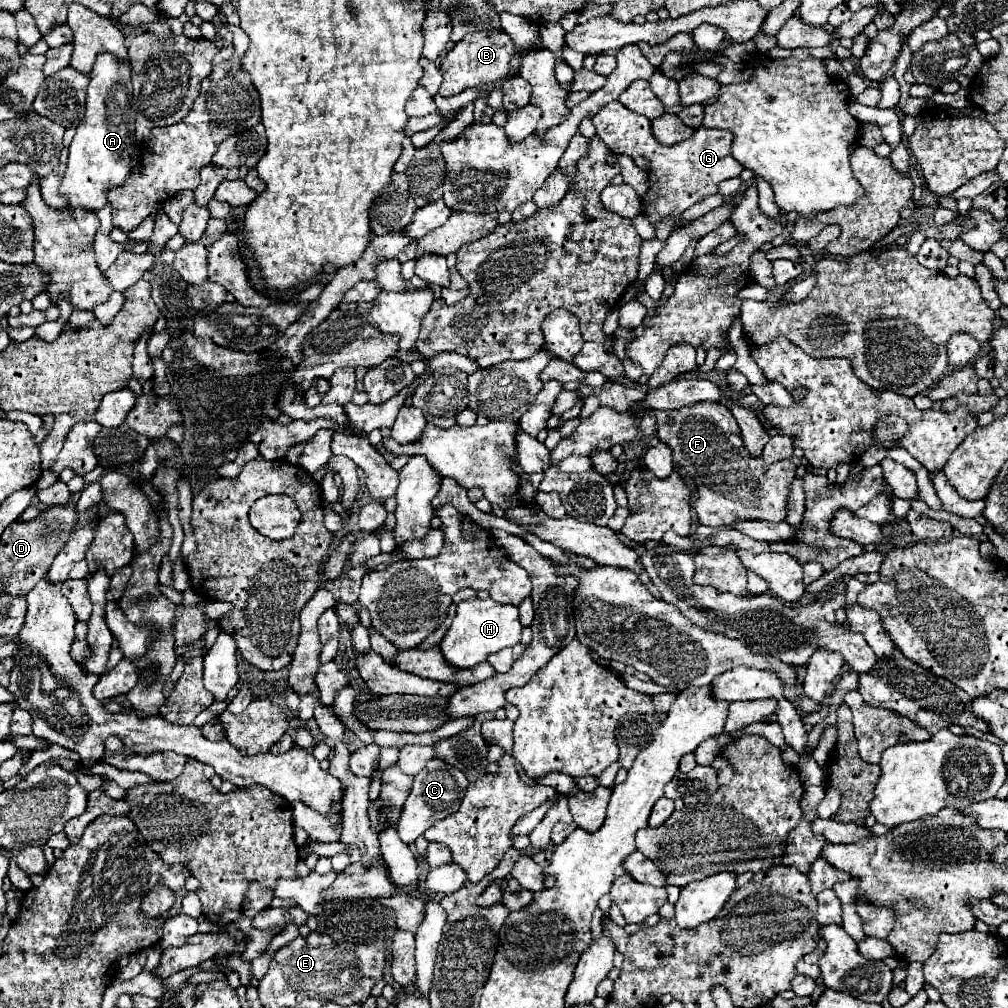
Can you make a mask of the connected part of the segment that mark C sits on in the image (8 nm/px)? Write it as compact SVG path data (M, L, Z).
M430 759L426 767L414 777L412 791L404 803L404 811L398 823L398 833L404 843L414 843L416 837L420 837L436 819L444 819L458 811L464 791L468 787L468 779L462 771L456 771L456 767L448 767L442 759Z

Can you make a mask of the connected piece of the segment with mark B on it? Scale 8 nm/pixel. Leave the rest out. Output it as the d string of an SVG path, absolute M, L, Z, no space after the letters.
M488 29L488 31L476 31L476 33L468 33L464 35L462 41L458 41L442 59L440 63L440 71L442 71L442 85L440 85L440 95L444 97L452 97L458 95L460 91L468 89L468 87L476 87L476 85L484 85L484 83L498 83L502 79L508 77L510 71L510 63L514 57L524 59L532 49L522 49L518 51L516 43L510 39L510 35L506 35L500 29Z

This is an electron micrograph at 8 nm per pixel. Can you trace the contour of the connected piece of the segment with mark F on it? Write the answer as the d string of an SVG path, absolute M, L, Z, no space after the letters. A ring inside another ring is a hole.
M640 401L630 405L630 411L636 417L652 415L656 417L656 435L660 441L664 441L672 449L674 465L680 473L688 475L696 485L696 497L692 503L692 509L696 511L696 517L702 525L720 527L730 525L736 519L764 519L764 521L784 521L786 517L786 497L788 497L788 485L796 475L796 465L790 459L782 459L778 463L772 463L768 469L764 469L764 459L748 455L748 449L744 447L738 423L734 415L728 411L722 403L696 403L682 409L672 411L648 411L648 407L640 407Z

